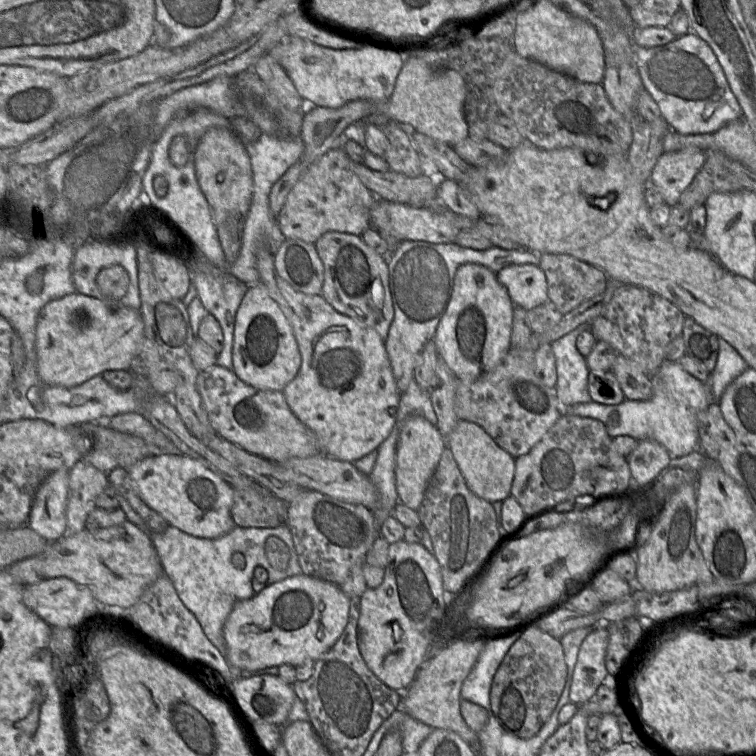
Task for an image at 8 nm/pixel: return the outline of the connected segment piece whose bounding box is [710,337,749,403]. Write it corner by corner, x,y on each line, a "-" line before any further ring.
718,337
718,343
718,358
710,376
710,389
713,401
716,403
720,400
727,386
749,367
728,342

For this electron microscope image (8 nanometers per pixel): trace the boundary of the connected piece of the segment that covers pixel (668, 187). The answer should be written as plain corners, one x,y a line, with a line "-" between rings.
685,149
663,153
654,166
650,185
661,193
664,204
678,205
683,191
690,185
706,161
706,153
699,149

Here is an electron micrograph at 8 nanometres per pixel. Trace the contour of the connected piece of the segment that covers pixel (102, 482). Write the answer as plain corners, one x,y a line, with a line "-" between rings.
86,461
77,462
69,471
66,520
68,533
85,529
86,519
96,508
96,499
109,485
108,475

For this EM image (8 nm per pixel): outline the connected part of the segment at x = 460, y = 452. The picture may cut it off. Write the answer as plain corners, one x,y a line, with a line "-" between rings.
459,420
452,433
445,438
446,446
466,481
468,488
479,498
493,504
511,495
515,473
515,458
499,447
479,425

